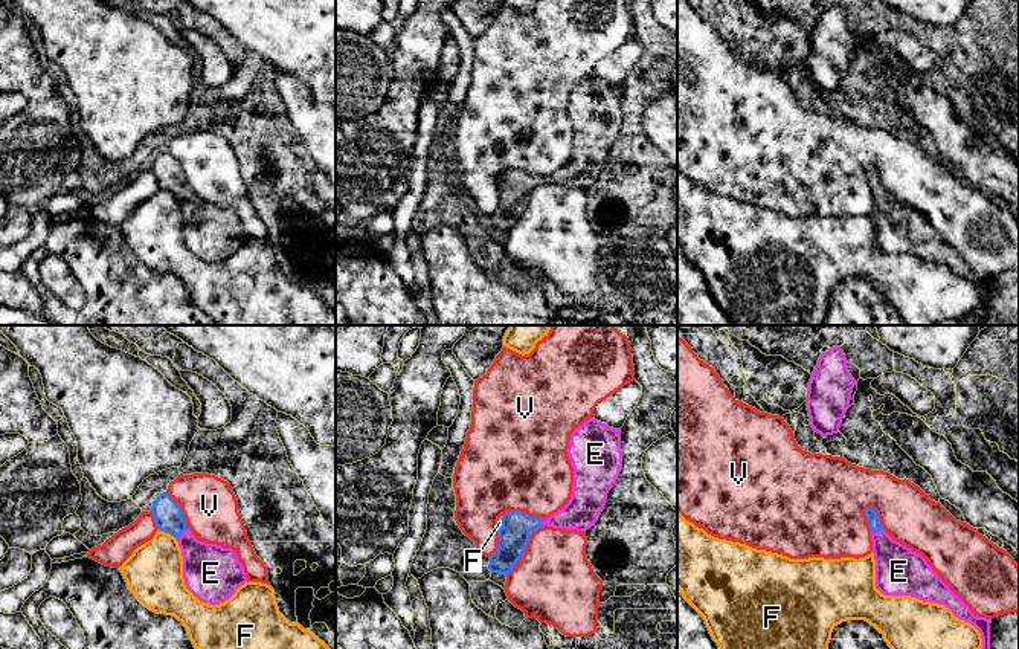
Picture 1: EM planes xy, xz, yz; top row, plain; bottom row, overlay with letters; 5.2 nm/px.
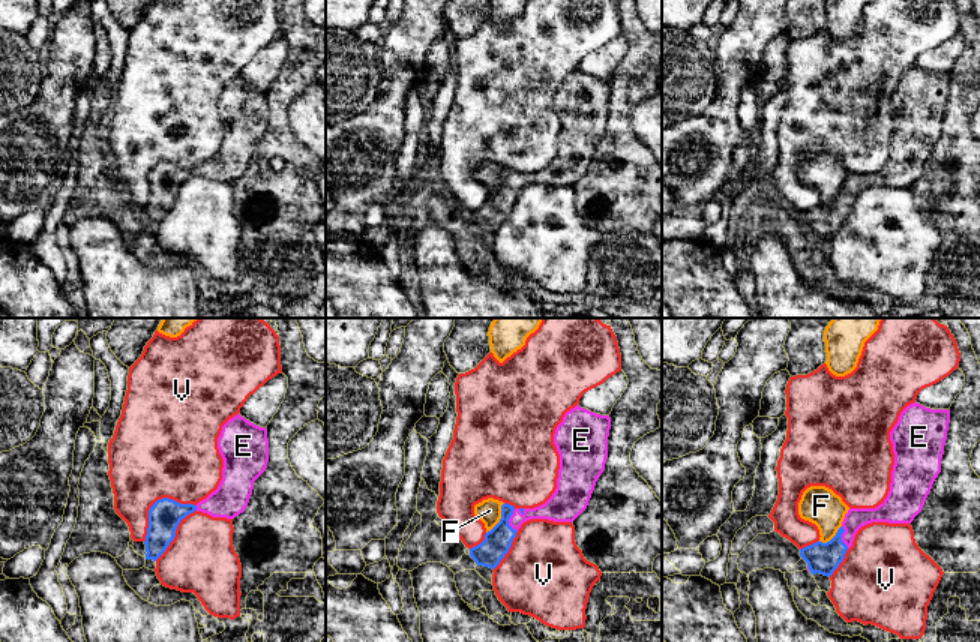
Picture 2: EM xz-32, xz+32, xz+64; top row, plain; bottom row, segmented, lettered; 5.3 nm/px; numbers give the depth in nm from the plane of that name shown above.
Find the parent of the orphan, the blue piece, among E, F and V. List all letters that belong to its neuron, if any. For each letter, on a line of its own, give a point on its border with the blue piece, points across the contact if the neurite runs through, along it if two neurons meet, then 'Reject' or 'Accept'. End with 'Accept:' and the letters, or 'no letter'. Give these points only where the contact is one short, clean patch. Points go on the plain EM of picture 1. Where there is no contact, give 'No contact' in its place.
E: Touches blue at xy (182, 190). Accept
F: Touches blue at xy (167, 190). Boundary: xy (157, 187), (176, 197). Reject
V: Touches blue at yz (877, 174). Reject
Accept: E

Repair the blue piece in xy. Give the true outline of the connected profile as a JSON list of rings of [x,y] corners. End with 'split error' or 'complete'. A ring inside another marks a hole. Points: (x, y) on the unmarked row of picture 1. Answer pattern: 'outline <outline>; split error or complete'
outline [[[166,151],[153,159],[157,188],[178,200],[186,246],[203,261],[220,263],[247,240],[243,221],[232,206],[198,199],[188,186],[182,165]]]; split error

